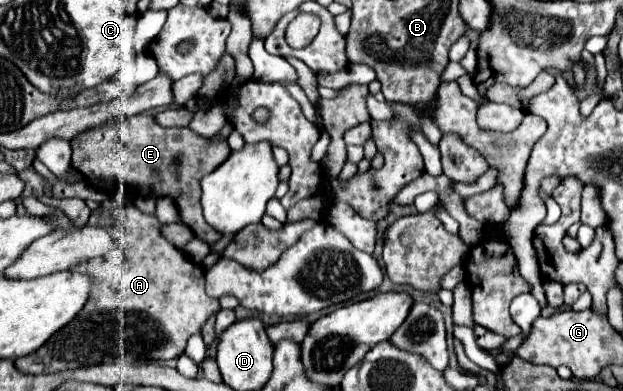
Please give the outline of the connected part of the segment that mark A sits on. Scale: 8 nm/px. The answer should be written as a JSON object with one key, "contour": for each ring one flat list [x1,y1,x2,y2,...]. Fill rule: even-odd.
{"contour":[[128,199,128,205,122,209,94,211,88,225,122,227,120,245,104,257,74,267,74,271,94,277,96,287,74,321,56,331,34,353,16,359,16,367,22,373,56,373,120,361,124,361,124,365,168,361,180,357,188,337,202,333,208,317,220,309,220,303,204,291,206,267,168,243,158,219,138,211,132,199]]}

